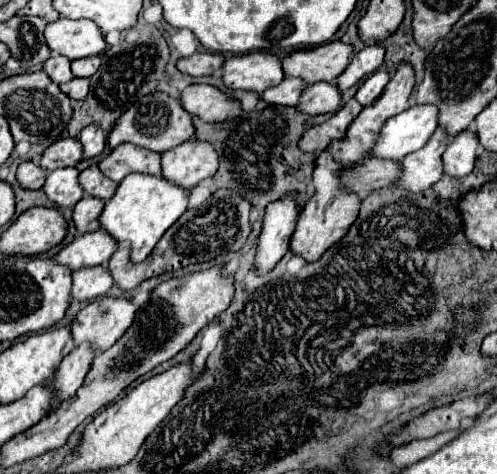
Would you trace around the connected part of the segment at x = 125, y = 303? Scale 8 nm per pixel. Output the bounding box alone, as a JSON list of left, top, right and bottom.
[71,297,139,353]

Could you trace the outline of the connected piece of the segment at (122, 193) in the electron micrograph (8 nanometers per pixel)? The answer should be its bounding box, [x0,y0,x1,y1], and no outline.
[99,173,189,261]

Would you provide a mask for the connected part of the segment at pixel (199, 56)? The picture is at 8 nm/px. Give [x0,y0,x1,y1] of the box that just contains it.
[177,53,223,77]

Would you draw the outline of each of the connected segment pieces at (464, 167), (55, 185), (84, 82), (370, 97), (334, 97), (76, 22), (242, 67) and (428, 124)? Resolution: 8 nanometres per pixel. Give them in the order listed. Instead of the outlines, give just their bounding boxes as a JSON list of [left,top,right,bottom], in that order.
[[443,129,481,177],[43,167,85,207],[59,77,89,99],[355,71,389,107],[297,81,341,115],[45,19,107,59],[223,51,285,93],[373,105,437,159]]

